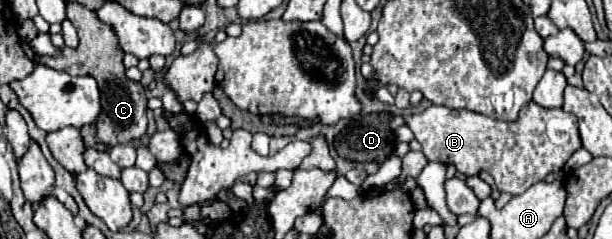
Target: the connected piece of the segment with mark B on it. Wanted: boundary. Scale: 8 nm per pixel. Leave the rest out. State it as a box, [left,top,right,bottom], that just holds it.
[405,101,581,195]

